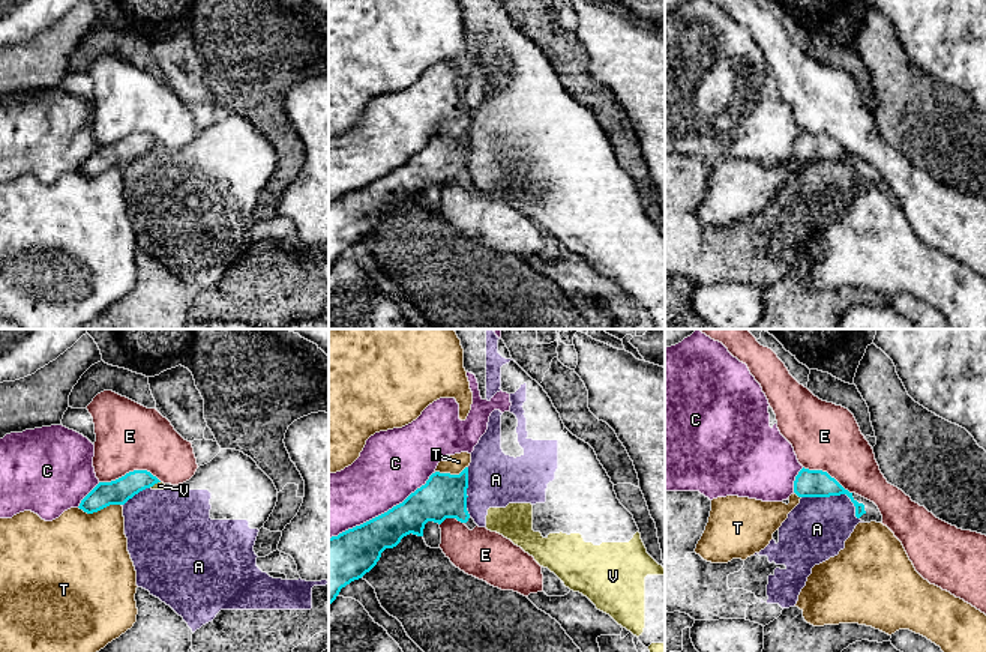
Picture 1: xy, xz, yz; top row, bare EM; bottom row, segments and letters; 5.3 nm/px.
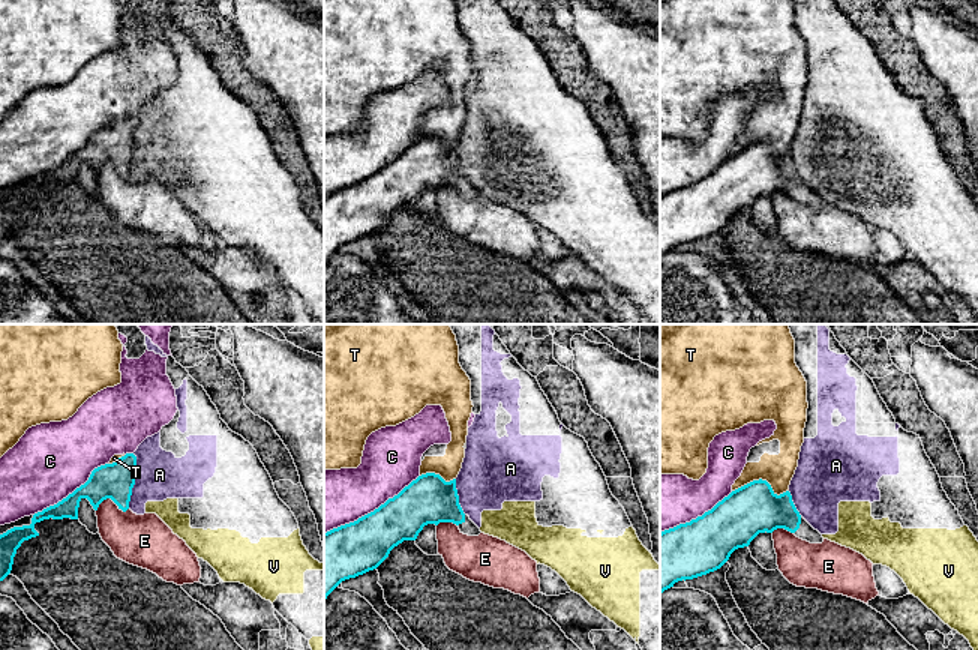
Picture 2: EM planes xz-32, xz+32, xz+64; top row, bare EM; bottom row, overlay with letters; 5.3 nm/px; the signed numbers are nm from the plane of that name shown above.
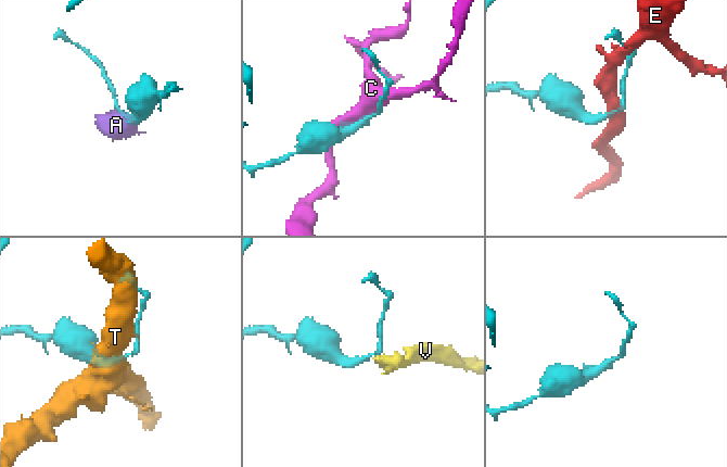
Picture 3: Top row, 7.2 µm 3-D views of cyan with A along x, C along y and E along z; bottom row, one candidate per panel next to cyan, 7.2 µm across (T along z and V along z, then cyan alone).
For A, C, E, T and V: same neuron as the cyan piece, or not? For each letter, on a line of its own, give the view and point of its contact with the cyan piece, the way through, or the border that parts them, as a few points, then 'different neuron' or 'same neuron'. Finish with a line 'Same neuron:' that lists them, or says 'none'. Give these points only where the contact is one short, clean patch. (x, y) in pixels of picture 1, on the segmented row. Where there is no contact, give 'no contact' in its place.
A: contact yz (836, 495); different neuron
C: contact xz (384, 513); different neuron
E: contact xy (129, 472); different neuron
T: contact xy (99, 510); different neuron
V: contact xy (153, 484); border xy (159, 481), (149, 487); different neuron
Same neuron: none

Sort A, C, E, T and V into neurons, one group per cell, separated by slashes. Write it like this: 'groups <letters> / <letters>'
groups A V / C / E / T

